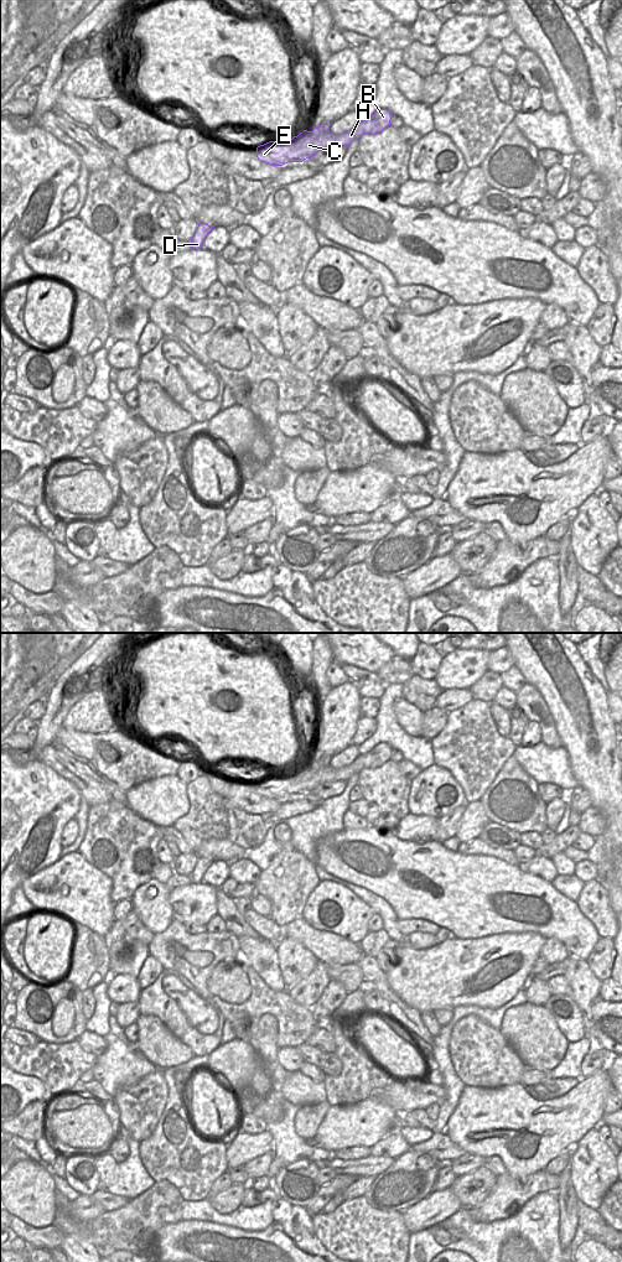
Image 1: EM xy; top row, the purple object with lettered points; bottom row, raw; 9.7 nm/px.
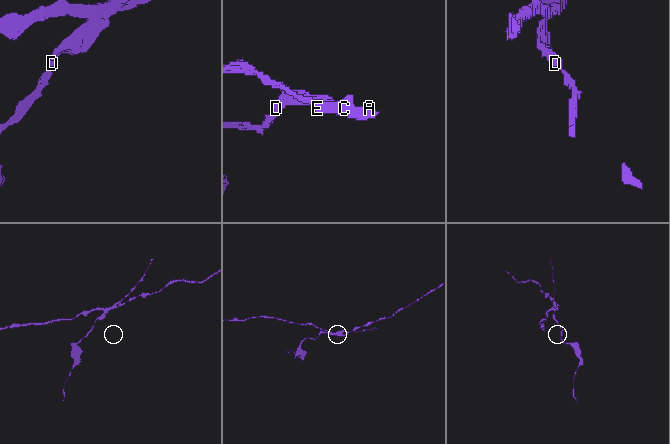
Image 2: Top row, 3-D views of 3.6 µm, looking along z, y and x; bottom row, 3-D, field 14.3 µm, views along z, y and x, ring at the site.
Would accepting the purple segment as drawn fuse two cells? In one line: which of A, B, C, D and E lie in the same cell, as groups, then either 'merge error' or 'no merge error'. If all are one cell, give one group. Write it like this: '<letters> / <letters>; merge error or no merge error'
A B C E / D; merge error

